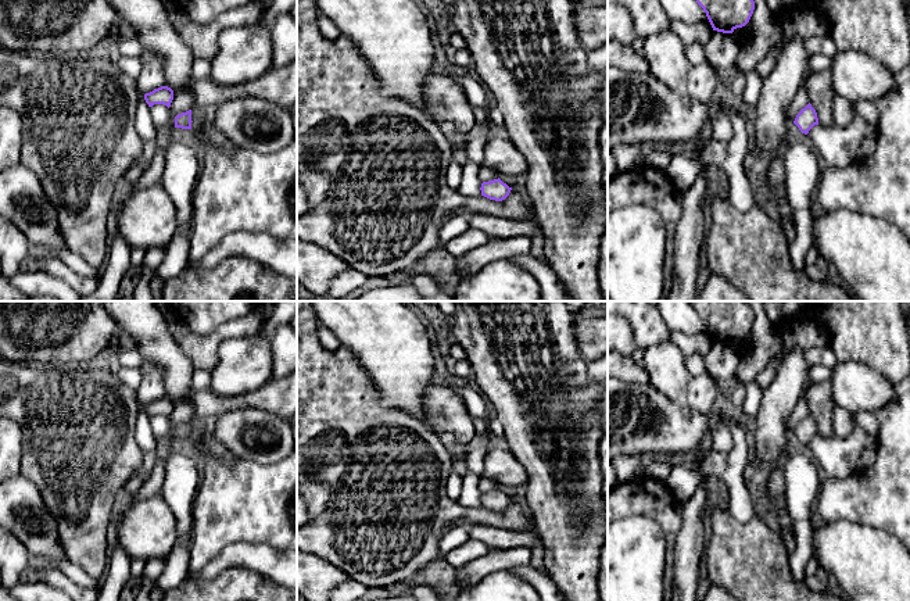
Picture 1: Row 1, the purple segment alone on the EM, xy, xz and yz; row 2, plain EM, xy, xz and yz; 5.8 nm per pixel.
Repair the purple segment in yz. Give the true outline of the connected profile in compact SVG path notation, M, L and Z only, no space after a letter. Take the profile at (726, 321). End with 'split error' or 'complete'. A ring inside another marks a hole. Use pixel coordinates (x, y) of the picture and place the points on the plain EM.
M689 301L703 319L713 341L732 344L745 337L755 321L746 301Z | complete

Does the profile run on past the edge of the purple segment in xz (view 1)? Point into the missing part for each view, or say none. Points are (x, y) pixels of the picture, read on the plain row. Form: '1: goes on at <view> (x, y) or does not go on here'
1: does not go on here

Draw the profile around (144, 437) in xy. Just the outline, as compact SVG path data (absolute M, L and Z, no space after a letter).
M139 401L139 412L135 429L135 440L143 451L148 451L155 455L157 439L150 425L150 418L144 411L144 405Z

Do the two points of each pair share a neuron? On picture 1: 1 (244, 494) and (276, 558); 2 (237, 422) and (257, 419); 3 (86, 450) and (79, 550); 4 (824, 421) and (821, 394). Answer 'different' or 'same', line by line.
1: different
2: same
3: same
4: same

